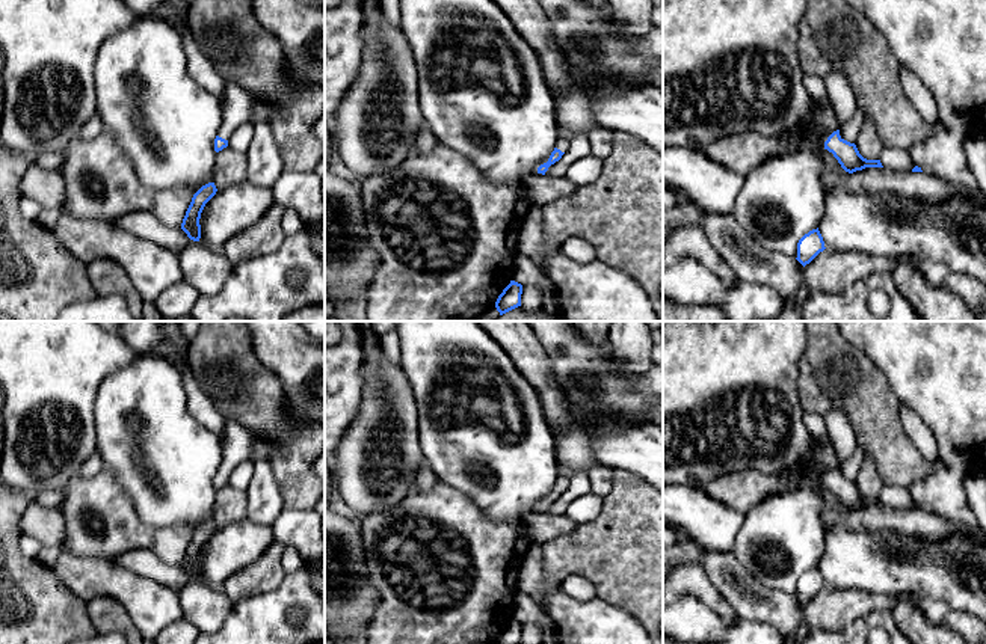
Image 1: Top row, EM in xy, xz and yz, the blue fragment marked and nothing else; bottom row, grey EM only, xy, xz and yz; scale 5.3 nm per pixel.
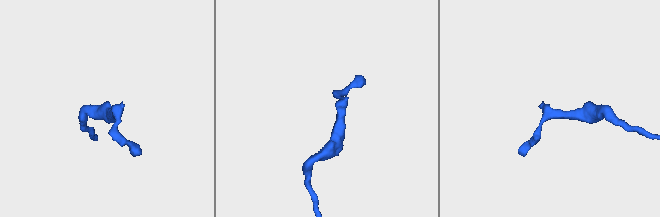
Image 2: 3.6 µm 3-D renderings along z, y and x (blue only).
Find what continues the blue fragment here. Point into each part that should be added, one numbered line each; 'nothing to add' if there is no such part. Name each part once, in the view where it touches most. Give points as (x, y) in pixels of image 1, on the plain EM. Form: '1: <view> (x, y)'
1: xy (264, 502)

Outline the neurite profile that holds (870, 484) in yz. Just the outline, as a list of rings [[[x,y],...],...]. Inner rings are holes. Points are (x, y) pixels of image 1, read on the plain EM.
[[[865,457],[855,483],[864,496],[879,498],[879,493],[882,492],[885,484],[879,477],[876,462],[873,457]]]

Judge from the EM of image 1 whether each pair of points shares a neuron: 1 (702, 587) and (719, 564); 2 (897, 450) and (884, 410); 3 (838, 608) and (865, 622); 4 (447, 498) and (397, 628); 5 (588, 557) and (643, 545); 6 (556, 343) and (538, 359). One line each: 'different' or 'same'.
1: different
2: same
3: different
4: same
5: same
6: different

